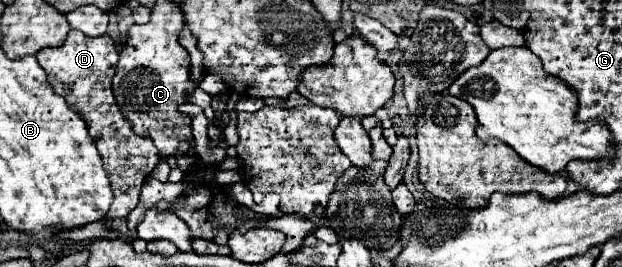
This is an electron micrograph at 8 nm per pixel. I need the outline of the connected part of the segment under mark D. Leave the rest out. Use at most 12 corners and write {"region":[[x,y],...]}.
{"region":[[71,30],[35,56],[87,122],[127,216],[159,154],[115,104],[109,34]]}

